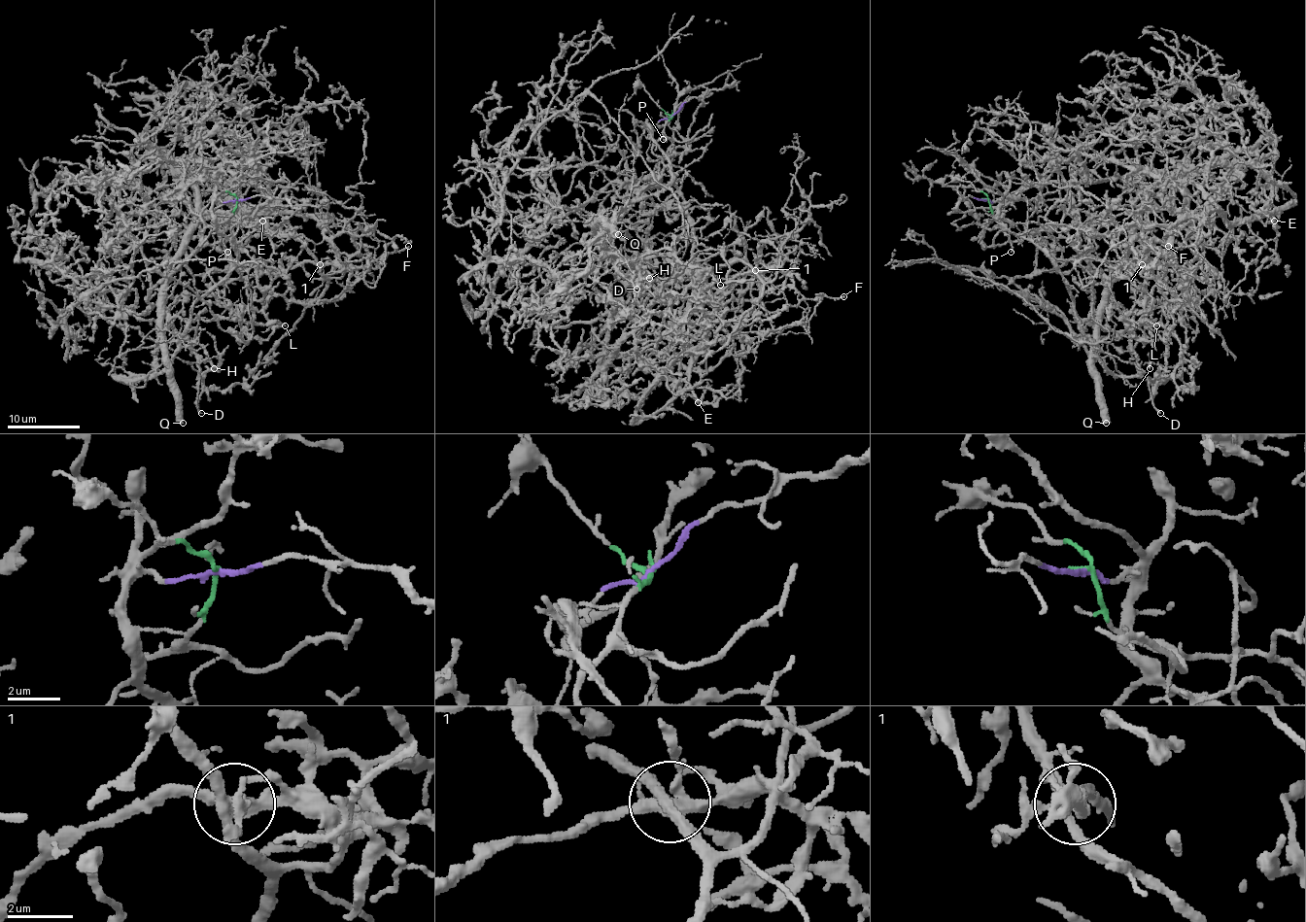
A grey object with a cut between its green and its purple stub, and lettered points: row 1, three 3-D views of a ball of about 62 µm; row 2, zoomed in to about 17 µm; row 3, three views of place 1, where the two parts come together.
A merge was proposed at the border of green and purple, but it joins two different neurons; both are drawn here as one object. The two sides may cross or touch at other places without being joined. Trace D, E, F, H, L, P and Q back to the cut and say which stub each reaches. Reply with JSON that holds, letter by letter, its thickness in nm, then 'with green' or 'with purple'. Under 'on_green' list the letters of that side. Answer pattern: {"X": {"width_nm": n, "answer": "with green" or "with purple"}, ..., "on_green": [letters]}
{"D": {"width_nm": 200, "answer": "with green"}, "E": {"width_nm": 240, "answer": "with purple"}, "F": {"width_nm": 200, "answer": "with purple"}, "H": {"width_nm": 220, "answer": "with purple"}, "L": {"width_nm": 170, "answer": "with purple"}, "P": {"width_nm": 120, "answer": "with green"}, "Q": {"width_nm": 500, "answer": "with green"}, "on_green": ["D", "P", "Q"]}

